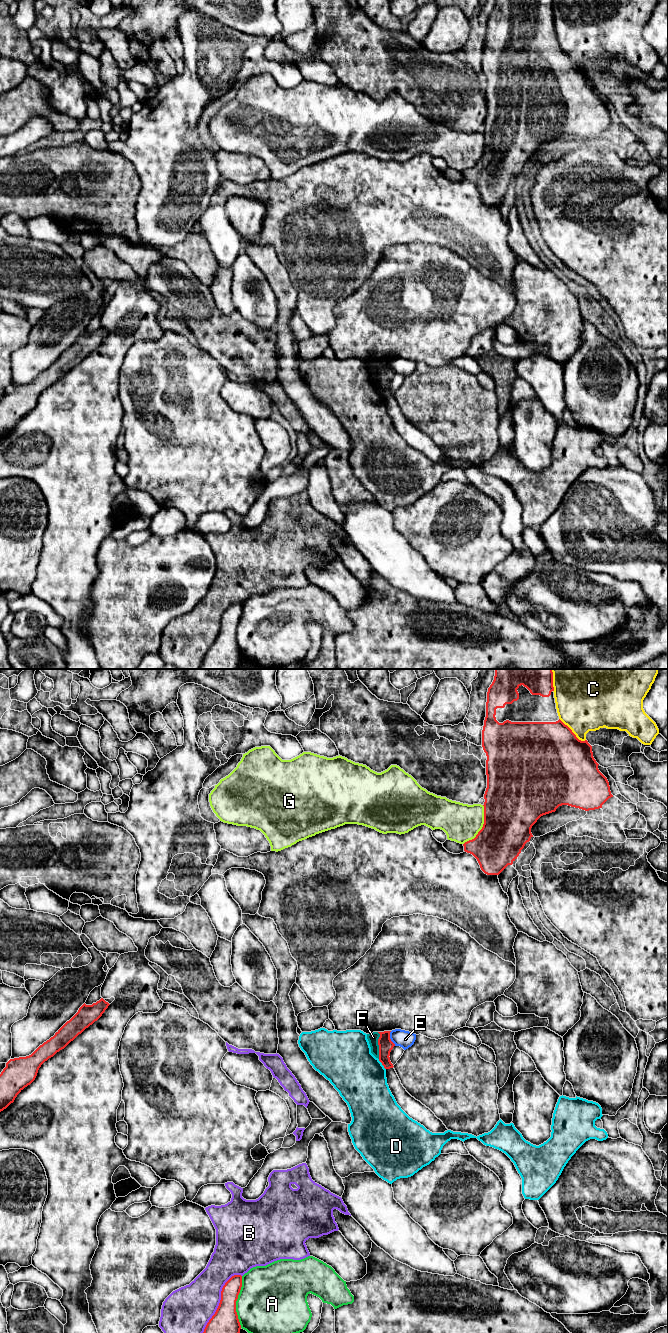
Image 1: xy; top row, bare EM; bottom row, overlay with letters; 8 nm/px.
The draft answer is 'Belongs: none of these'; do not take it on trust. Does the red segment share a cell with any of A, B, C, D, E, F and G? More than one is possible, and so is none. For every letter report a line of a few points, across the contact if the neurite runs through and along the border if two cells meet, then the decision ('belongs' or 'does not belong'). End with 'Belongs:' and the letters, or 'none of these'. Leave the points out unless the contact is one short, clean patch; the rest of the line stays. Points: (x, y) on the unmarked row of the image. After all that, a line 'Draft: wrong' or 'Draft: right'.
A: does not belong
B: does not belong
C: does not belong
D: does not belong
E: does not belong
F: line xy (377, 360), (379, 362), (379, 386); does not belong
G: does not belong
Belongs: none of these
Draft: right

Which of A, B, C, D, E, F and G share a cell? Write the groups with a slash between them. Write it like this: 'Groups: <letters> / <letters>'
Groups: A D / B / C / E / F / G

